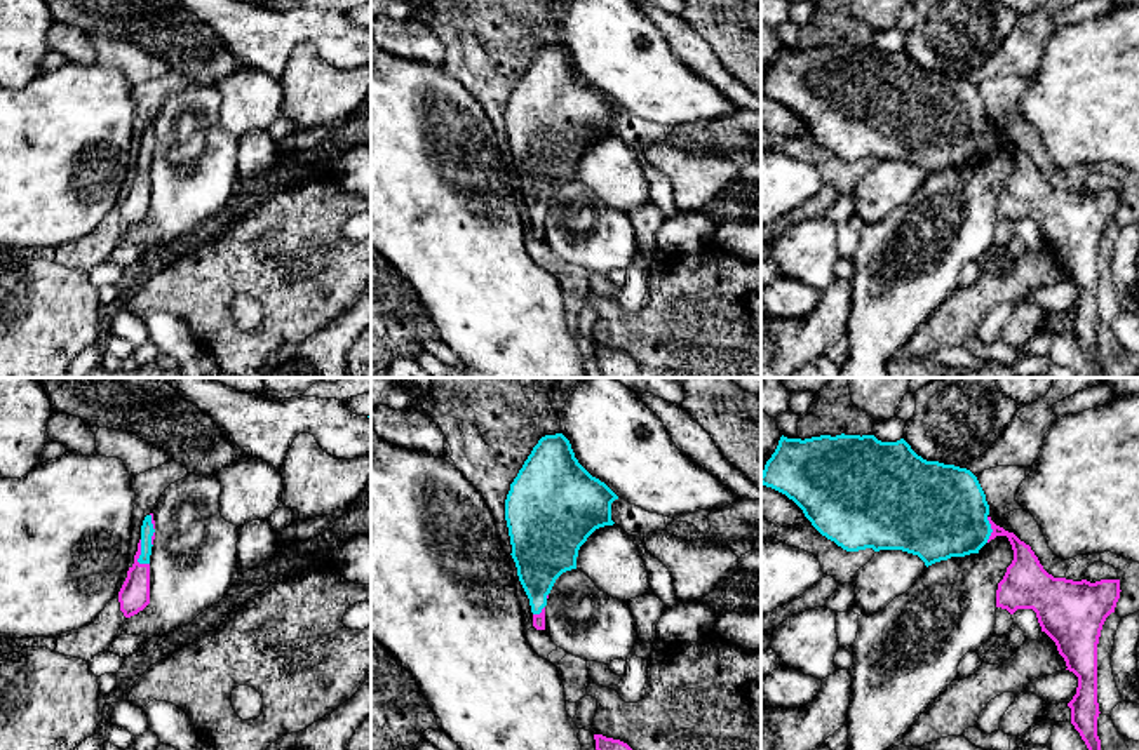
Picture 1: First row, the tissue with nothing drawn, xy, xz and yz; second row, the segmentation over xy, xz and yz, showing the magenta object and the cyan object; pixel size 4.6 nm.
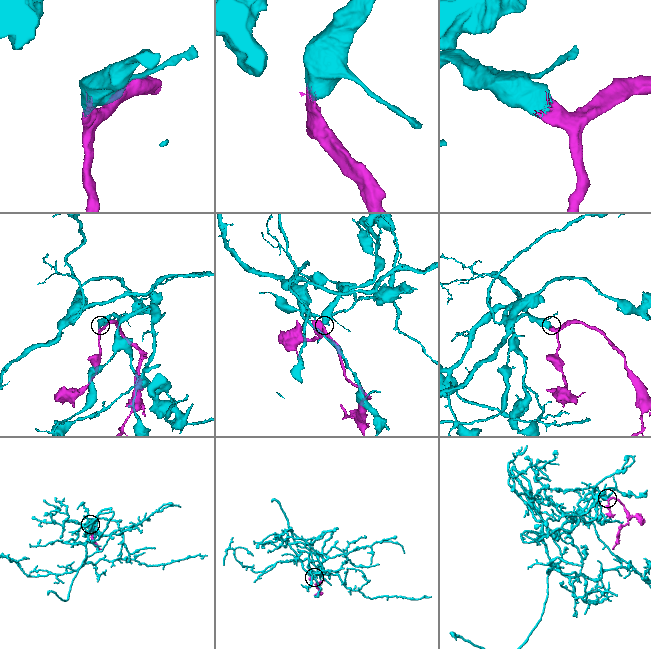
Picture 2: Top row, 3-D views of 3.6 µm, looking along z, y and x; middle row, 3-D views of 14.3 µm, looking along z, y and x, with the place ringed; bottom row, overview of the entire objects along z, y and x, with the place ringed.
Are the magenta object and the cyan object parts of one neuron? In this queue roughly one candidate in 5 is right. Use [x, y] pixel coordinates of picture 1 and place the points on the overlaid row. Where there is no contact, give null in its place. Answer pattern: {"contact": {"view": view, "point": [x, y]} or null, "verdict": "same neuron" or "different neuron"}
{"contact": {"view": "xy", "point": [140, 554]}, "verdict": "same neuron"}

